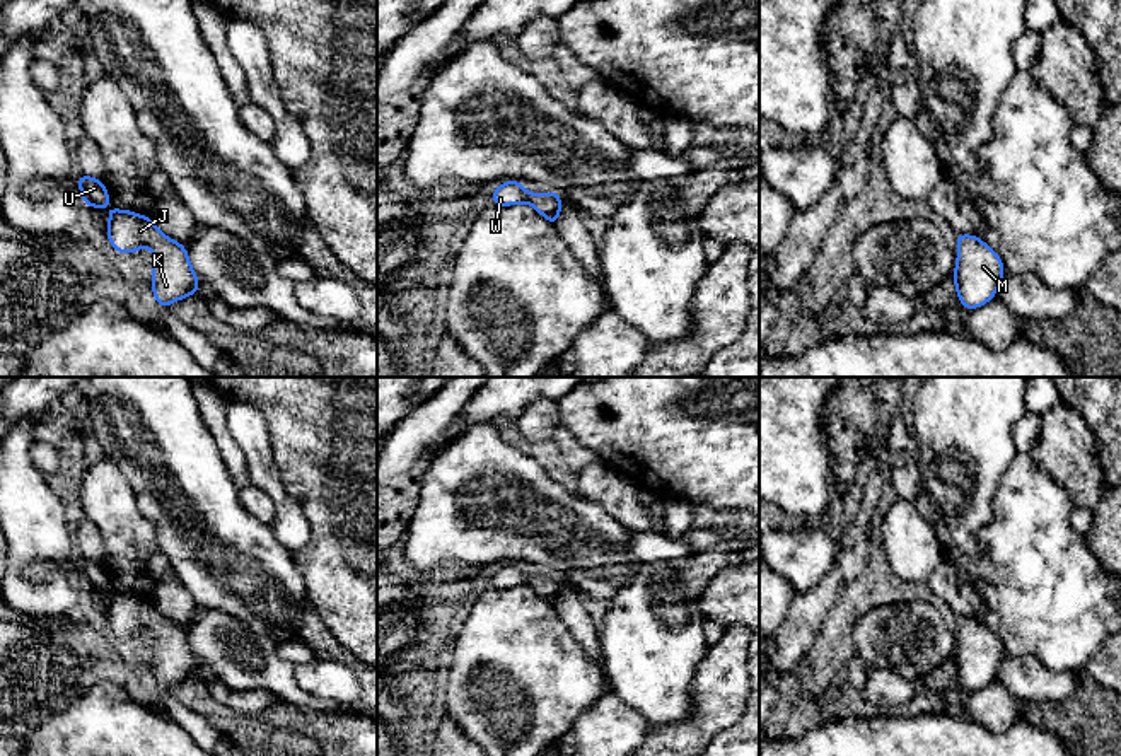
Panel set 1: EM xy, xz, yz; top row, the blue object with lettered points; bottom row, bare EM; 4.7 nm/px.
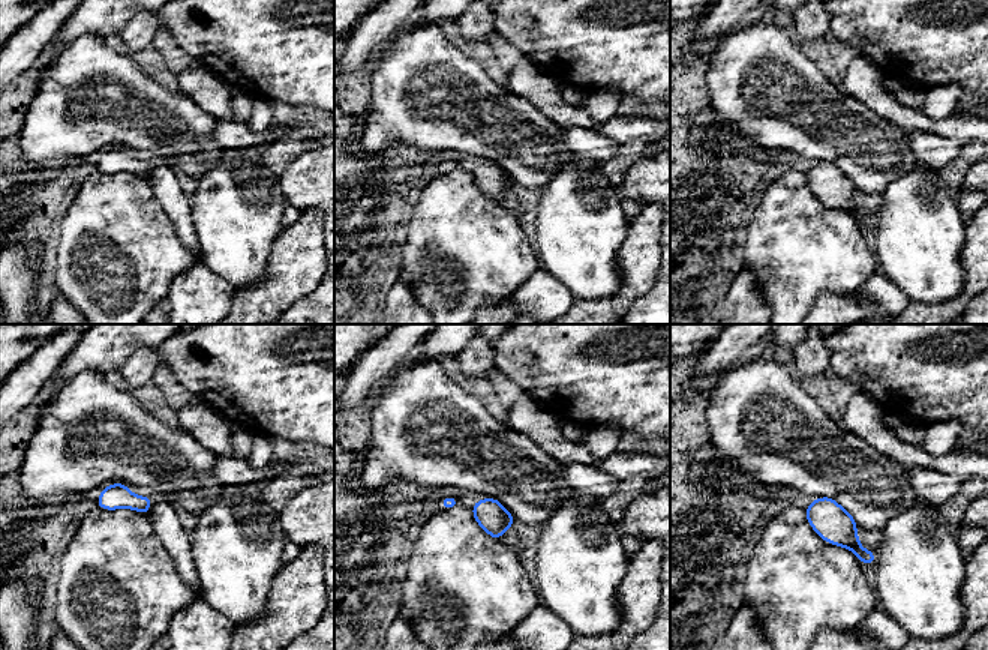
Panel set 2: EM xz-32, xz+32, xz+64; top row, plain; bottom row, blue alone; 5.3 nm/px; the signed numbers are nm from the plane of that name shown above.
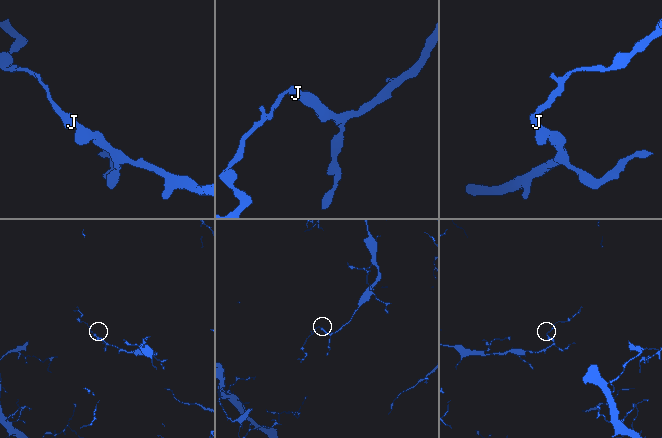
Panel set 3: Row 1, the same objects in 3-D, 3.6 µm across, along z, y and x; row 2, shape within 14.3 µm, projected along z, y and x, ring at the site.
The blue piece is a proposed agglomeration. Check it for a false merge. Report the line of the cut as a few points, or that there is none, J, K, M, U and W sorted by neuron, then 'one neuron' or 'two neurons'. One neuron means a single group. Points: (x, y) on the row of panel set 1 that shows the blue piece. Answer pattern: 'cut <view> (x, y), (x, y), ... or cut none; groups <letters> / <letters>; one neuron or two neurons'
cut none; groups J K M U W; one neuron

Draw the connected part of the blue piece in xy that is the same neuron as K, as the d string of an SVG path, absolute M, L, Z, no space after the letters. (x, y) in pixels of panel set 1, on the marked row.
M113 208L106 236L113 249L123 254L154 249L152 292L160 307L201 292L186 246L162 234L150 217Z

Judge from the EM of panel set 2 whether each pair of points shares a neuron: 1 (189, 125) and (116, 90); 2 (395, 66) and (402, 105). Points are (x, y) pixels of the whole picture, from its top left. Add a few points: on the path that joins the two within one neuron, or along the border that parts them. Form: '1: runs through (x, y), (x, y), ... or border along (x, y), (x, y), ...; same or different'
1: runs through (171, 125), (144, 116), (134, 108); same
2: runs through (401, 75), (401, 96); same

